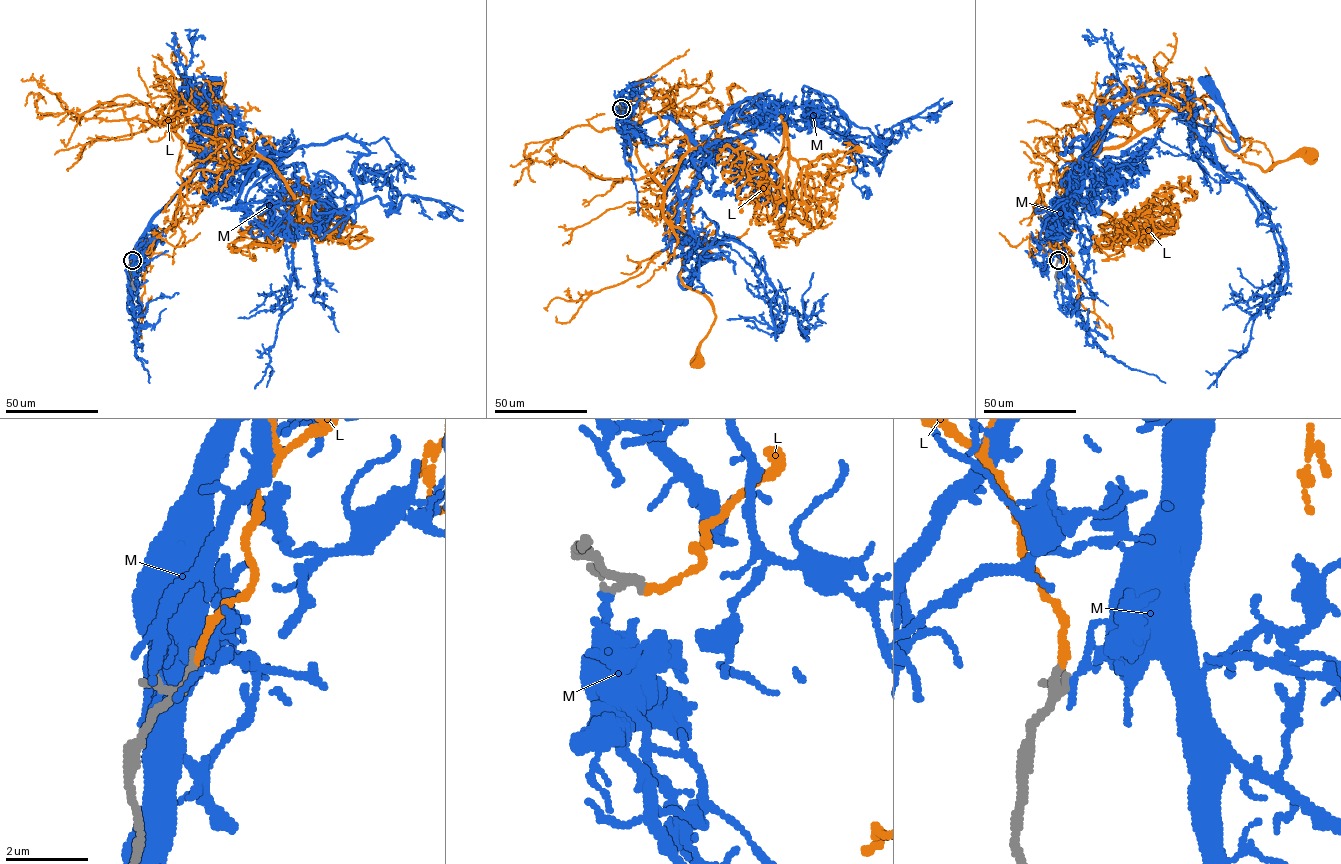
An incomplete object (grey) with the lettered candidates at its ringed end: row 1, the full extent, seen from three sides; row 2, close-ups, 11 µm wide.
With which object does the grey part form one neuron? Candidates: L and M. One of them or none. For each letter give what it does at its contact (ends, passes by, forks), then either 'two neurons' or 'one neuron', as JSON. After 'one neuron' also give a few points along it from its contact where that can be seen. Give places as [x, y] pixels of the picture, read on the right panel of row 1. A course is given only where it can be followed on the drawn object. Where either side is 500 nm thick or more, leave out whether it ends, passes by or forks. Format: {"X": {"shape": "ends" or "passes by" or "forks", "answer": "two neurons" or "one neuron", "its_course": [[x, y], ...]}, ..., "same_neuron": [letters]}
{"L": {"shape": "ends", "answer": "one neuron", "its_course": [[1058, 260], [1041, 187], [1068, 183], [1099, 152], [1169, 111], [1209, 126], [1265, 171], [1311, 152]]}, "M": {"shape": "passes by", "answer": "two neurons"}, "same_neuron": ["L"]}

